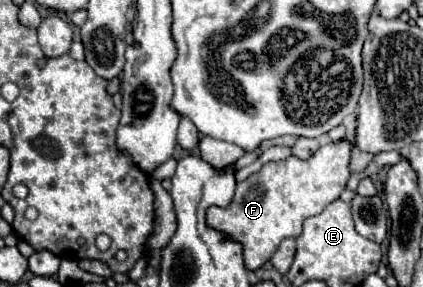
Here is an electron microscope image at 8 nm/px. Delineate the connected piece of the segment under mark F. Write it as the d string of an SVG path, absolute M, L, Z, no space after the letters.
M341 138L337 142L327 142L327 144L319 146L319 150L307 160L291 156L291 158L285 158L279 162L263 164L263 168L257 174L251 174L247 180L237 184L237 192L235 192L235 198L229 208L213 206L207 210L207 224L211 228L223 230L233 240L243 244L243 256L245 256L247 270L261 268L273 256L273 252L277 250L277 246L281 244L283 238L289 238L289 236L297 238L301 234L301 224L305 218L323 212L327 204L331 204L333 200L337 200L341 196L341 192L351 176L351 170L349 170L351 150L353 150L353 144L347 138Z

